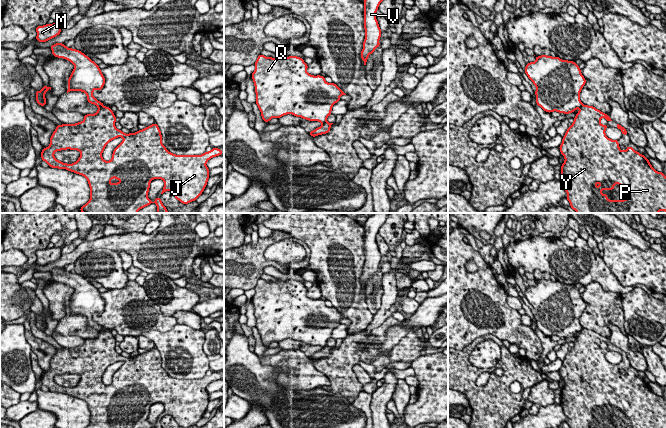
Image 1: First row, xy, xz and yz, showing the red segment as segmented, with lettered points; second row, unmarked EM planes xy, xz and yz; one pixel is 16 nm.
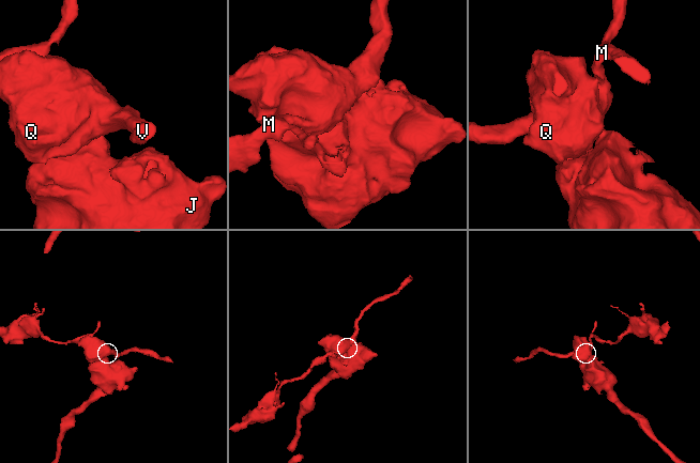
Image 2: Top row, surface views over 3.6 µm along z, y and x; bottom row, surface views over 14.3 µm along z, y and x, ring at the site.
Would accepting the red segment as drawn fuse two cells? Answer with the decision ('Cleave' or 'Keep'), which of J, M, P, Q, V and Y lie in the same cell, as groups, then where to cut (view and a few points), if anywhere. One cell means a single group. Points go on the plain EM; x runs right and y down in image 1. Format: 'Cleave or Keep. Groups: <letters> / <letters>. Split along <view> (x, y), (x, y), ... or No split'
Cleave. Groups: J P Y / M Q V. Split along xy (103, 329), (98, 332)

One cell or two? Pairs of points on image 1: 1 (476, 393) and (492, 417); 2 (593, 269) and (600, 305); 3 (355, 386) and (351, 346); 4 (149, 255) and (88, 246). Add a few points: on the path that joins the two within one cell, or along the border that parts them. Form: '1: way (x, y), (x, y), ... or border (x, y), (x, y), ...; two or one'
1: way (482, 399), (491, 408), (491, 411); one
2: border (585, 285), (597, 282), (604, 290), (617, 293); two
3: way (347, 376), (347, 356); one
4: way (134, 245), (132, 243), (103, 243); one

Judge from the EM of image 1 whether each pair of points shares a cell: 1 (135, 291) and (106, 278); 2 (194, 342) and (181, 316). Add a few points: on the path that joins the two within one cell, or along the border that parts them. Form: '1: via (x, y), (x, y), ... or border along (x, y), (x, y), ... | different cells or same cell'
1: border along (129, 280), (121, 288), (110, 288), (108, 290) | different cells
2: border along (177, 323), (200, 329) | different cells

